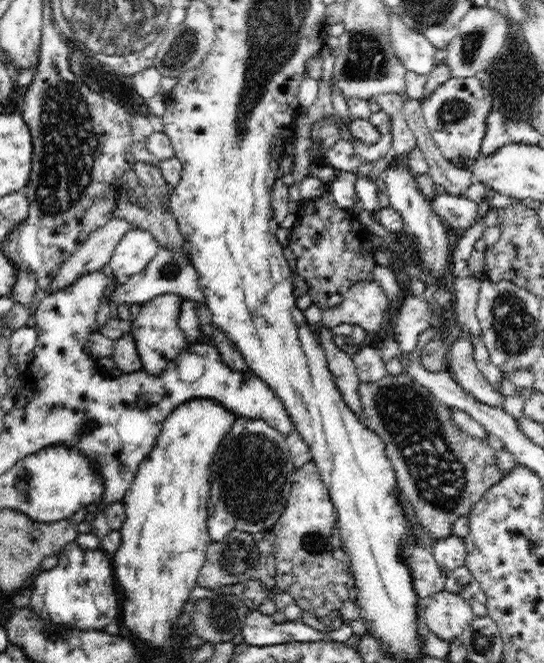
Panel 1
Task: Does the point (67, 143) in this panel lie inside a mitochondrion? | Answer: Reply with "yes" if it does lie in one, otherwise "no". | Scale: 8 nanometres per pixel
yes

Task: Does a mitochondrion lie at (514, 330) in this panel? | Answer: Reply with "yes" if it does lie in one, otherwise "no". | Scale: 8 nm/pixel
yes

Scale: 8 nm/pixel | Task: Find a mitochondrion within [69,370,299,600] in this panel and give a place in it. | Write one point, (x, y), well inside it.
(250, 478)

